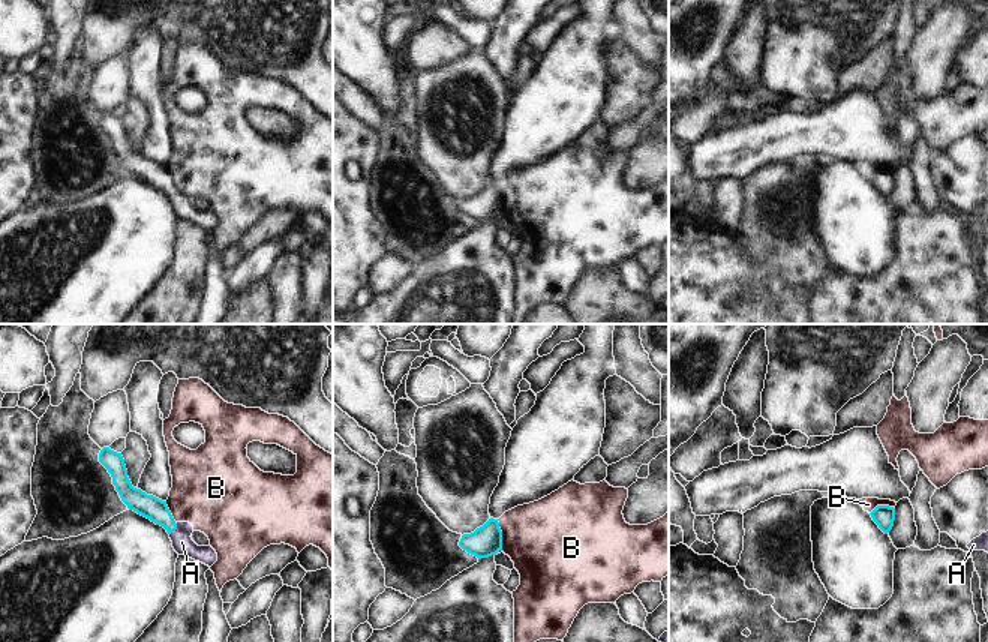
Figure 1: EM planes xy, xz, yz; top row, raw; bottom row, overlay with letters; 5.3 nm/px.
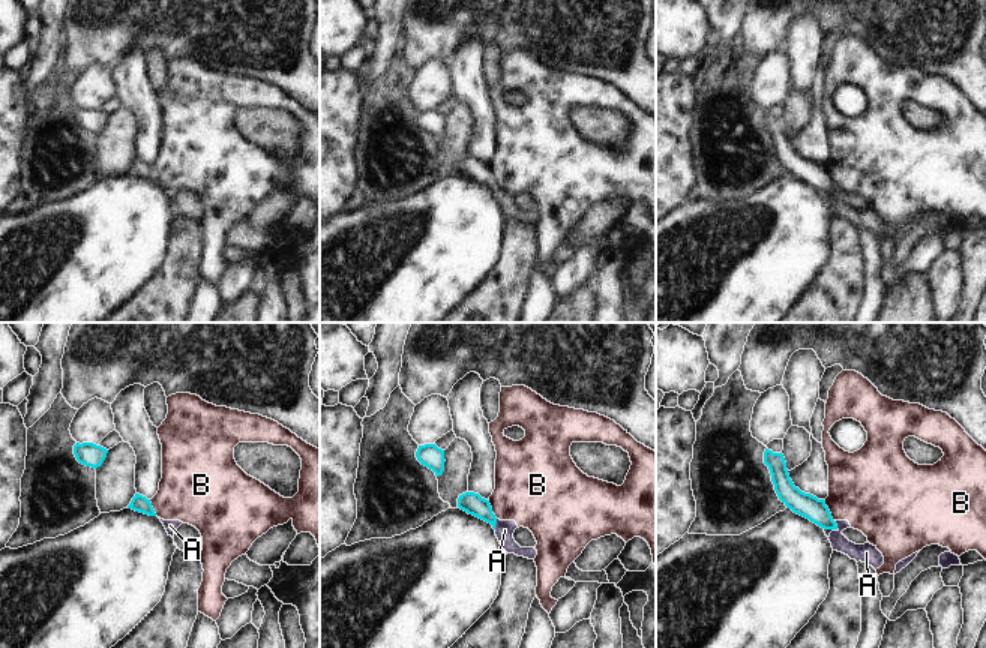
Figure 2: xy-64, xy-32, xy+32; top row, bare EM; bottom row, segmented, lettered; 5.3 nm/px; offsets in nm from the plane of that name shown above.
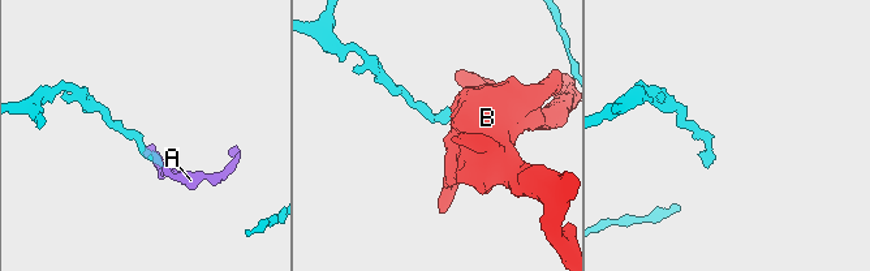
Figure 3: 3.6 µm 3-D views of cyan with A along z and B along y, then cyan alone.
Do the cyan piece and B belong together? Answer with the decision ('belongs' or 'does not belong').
does not belong

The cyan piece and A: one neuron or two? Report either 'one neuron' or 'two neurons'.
one neuron

